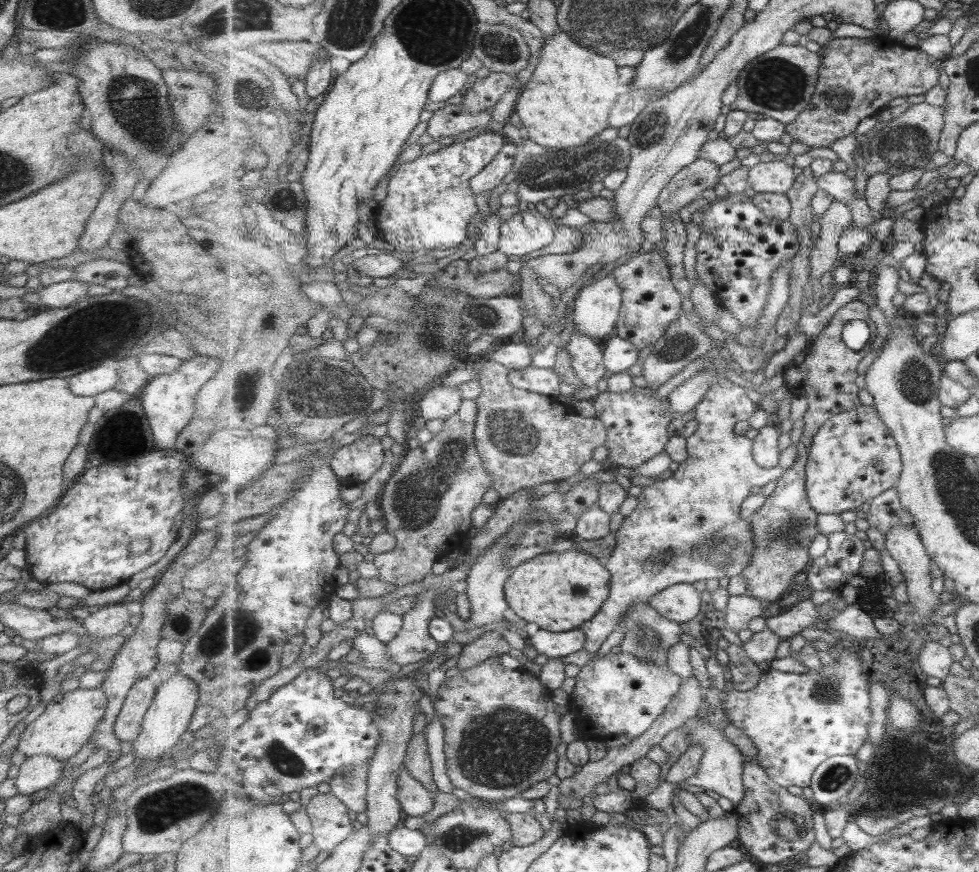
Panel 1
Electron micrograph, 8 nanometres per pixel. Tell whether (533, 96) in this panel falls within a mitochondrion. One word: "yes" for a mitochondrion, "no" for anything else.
no

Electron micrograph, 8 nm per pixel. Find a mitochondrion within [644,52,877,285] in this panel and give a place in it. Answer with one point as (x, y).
(778, 84)

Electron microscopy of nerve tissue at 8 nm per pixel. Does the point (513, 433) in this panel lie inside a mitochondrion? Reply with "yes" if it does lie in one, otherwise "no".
yes

